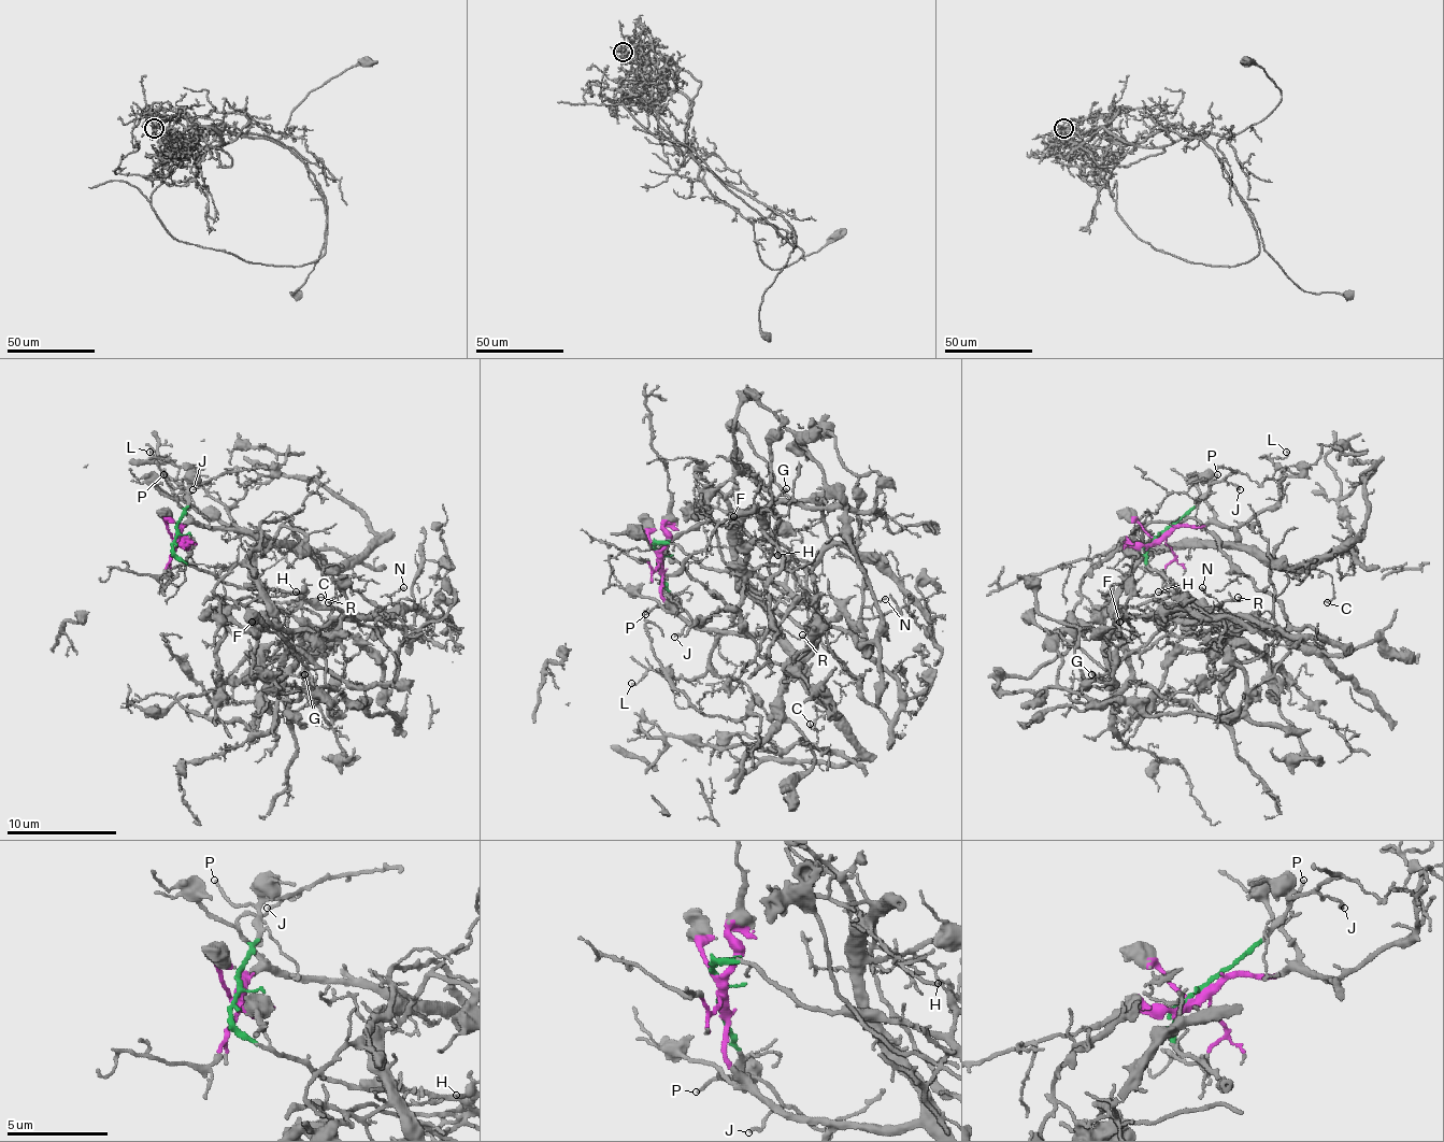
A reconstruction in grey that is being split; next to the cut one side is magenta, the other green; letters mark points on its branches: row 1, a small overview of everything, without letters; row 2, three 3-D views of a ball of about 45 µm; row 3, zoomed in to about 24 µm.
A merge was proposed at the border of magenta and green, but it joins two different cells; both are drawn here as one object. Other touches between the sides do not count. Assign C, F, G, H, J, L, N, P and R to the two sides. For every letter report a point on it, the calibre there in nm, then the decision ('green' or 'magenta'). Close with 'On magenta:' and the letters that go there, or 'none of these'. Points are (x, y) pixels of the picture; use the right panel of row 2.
C: (1327, 602) | 120 nm | magenta
F: (1119, 622) | 110 nm | magenta
G: (1091, 674) | 150 nm | green
H: (1158, 591) | 150 nm | green
J: (1240, 489) | 140 nm | green
L: (1286, 452) | 110 nm | magenta
N: (1202, 587) | 130 nm | green
P: (1217, 474) | 100 nm | green
R: (1238, 597) | 120 nm | green
On magenta: C, F, L

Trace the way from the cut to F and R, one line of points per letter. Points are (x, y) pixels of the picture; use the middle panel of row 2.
F: (659, 559), (662, 596), (682, 615), (706, 629), (761, 631), (768, 603), (740, 568), (734, 515)
R: (659, 559), (654, 545), (671, 543), (706, 568), (768, 576), (784, 590), (770, 617), (784, 631), (803, 634)

